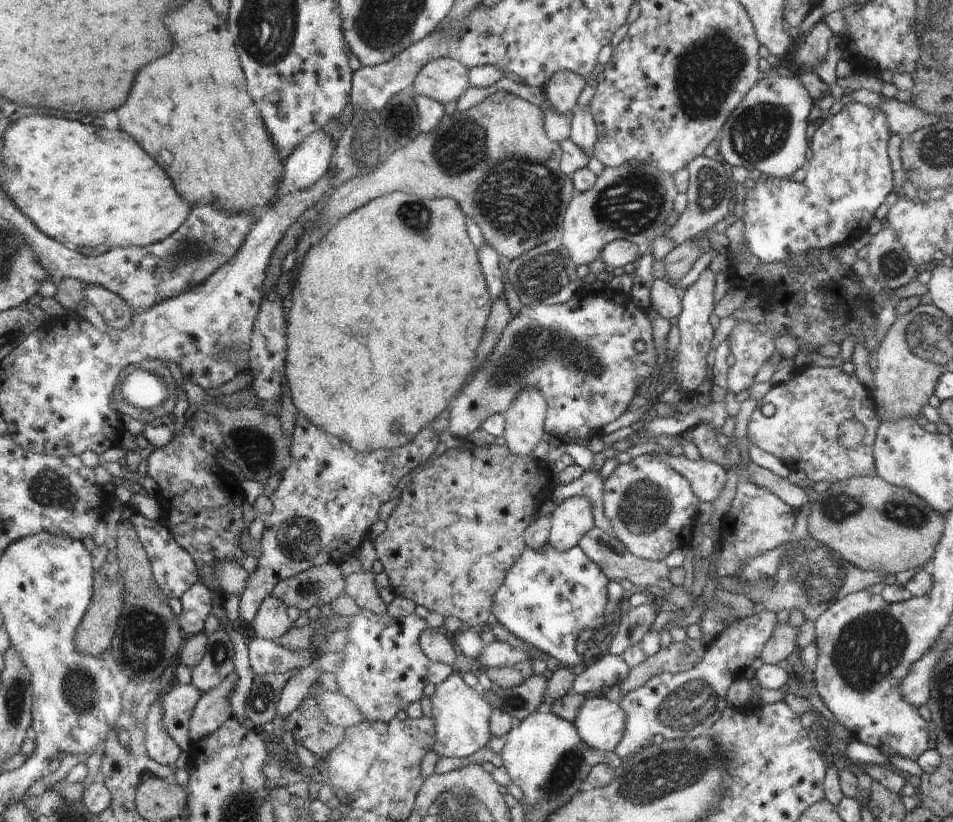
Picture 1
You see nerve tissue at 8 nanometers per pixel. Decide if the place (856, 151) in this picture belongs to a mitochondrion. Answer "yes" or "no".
no

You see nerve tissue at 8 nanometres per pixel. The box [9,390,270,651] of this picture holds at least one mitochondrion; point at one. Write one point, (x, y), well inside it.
(49, 489)

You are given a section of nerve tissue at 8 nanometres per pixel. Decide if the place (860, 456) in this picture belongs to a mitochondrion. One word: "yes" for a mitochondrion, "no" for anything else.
no

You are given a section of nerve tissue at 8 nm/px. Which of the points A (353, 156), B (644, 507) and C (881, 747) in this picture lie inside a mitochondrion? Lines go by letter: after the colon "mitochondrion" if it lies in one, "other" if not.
A: mitochondrion
B: mitochondrion
C: other

